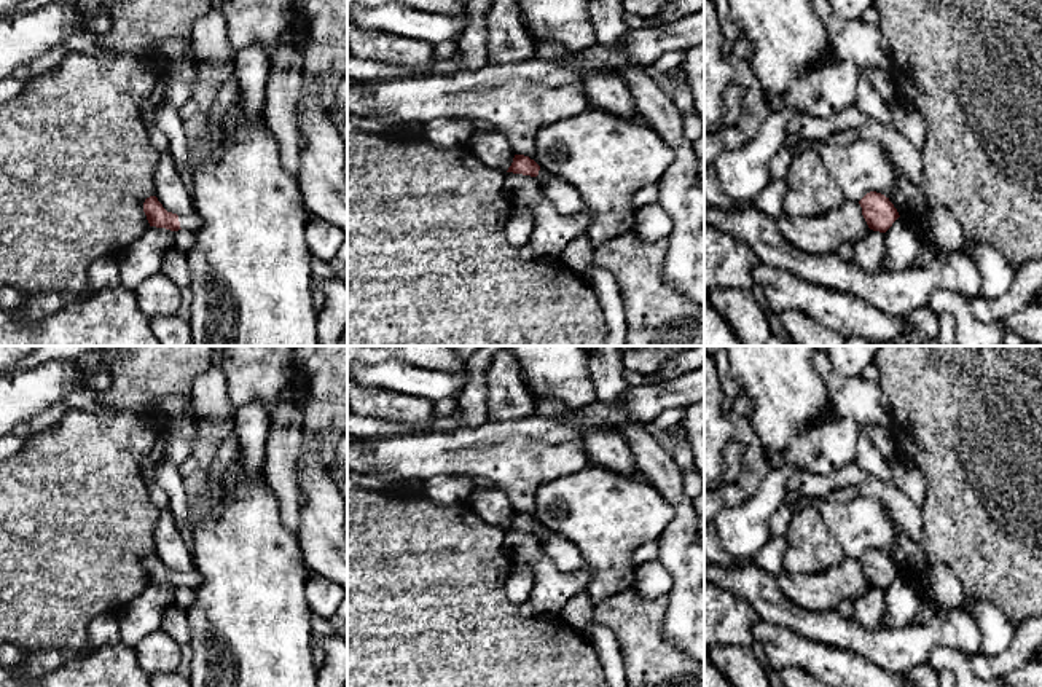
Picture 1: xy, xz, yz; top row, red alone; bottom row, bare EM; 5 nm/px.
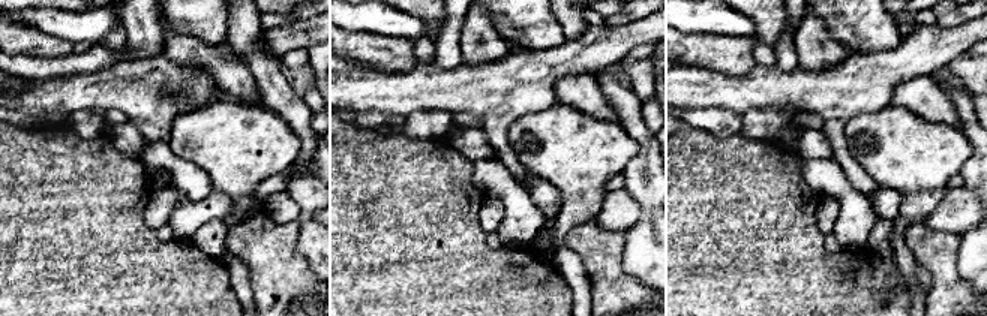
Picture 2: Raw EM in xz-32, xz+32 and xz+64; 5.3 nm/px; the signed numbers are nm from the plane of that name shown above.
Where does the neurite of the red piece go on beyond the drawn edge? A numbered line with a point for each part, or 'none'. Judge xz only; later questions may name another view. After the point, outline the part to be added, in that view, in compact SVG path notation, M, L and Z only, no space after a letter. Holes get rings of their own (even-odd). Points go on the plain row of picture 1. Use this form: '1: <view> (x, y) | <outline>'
1: xz (564, 553) | M540 526L535 536L540 540L543 553L553 559L561 572L574 574L588 567L575 544L564 539L561 534Z

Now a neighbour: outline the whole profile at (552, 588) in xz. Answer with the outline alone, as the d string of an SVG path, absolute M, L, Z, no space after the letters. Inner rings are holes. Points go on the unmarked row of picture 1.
M505 529L503 550L515 564L532 566L534 588L529 603L539 617L558 617L566 603L586 591L594 579L590 566L574 574L561 572L531 532Z

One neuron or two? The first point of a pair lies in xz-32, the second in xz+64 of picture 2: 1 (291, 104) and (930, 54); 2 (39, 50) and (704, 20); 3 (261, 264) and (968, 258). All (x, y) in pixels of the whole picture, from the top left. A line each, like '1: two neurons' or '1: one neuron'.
1: two neurons
2: two neurons
3: two neurons

